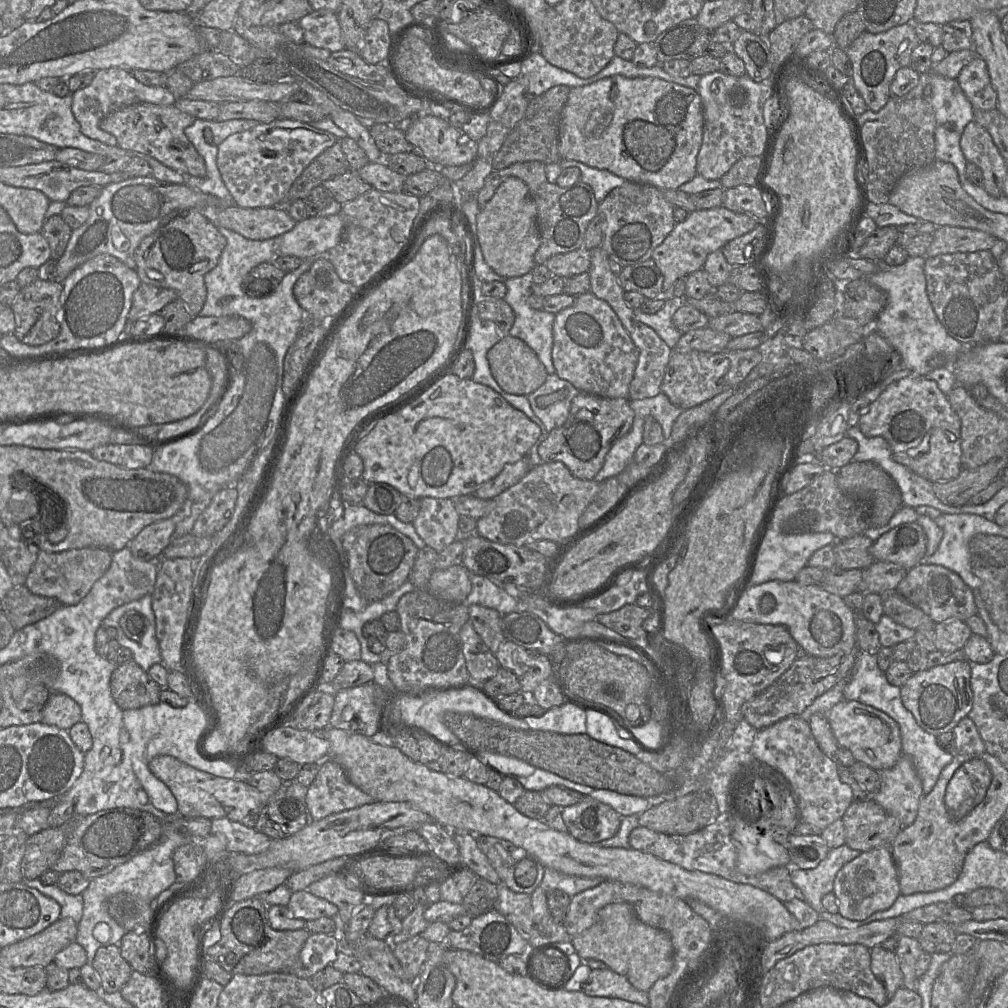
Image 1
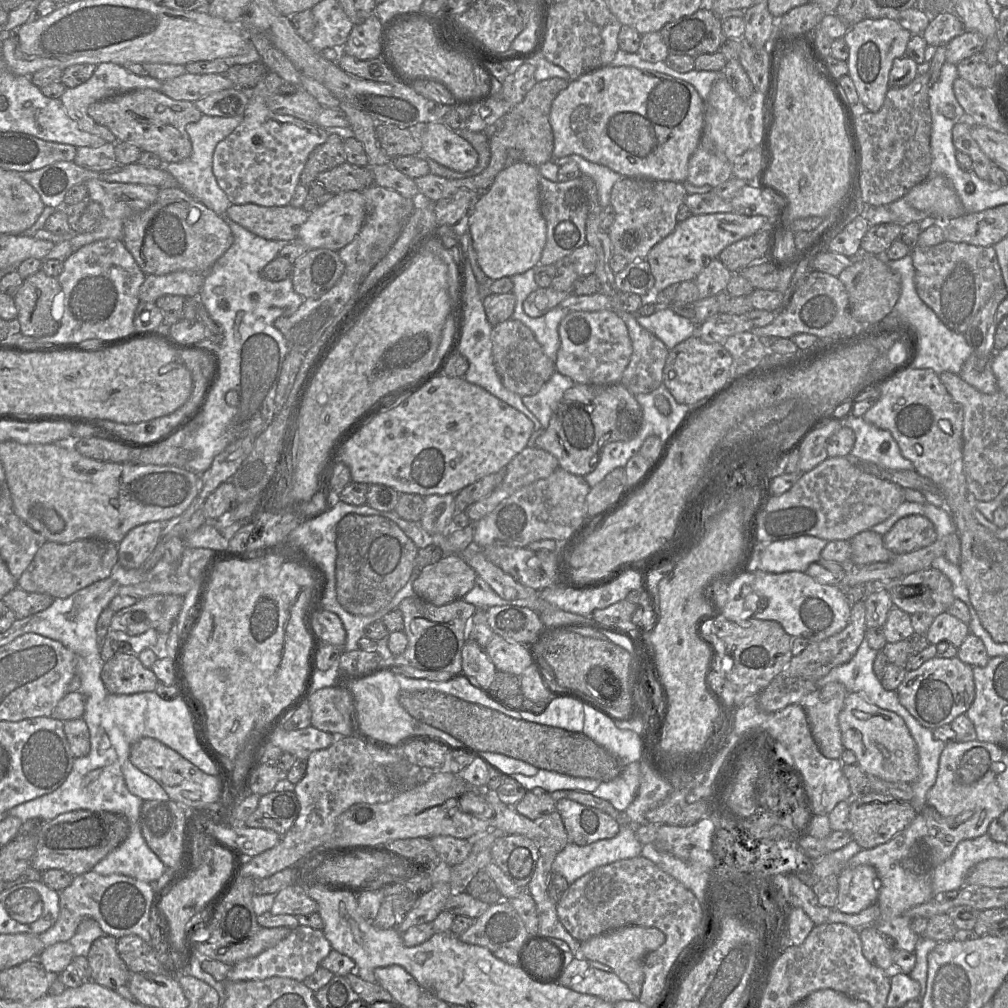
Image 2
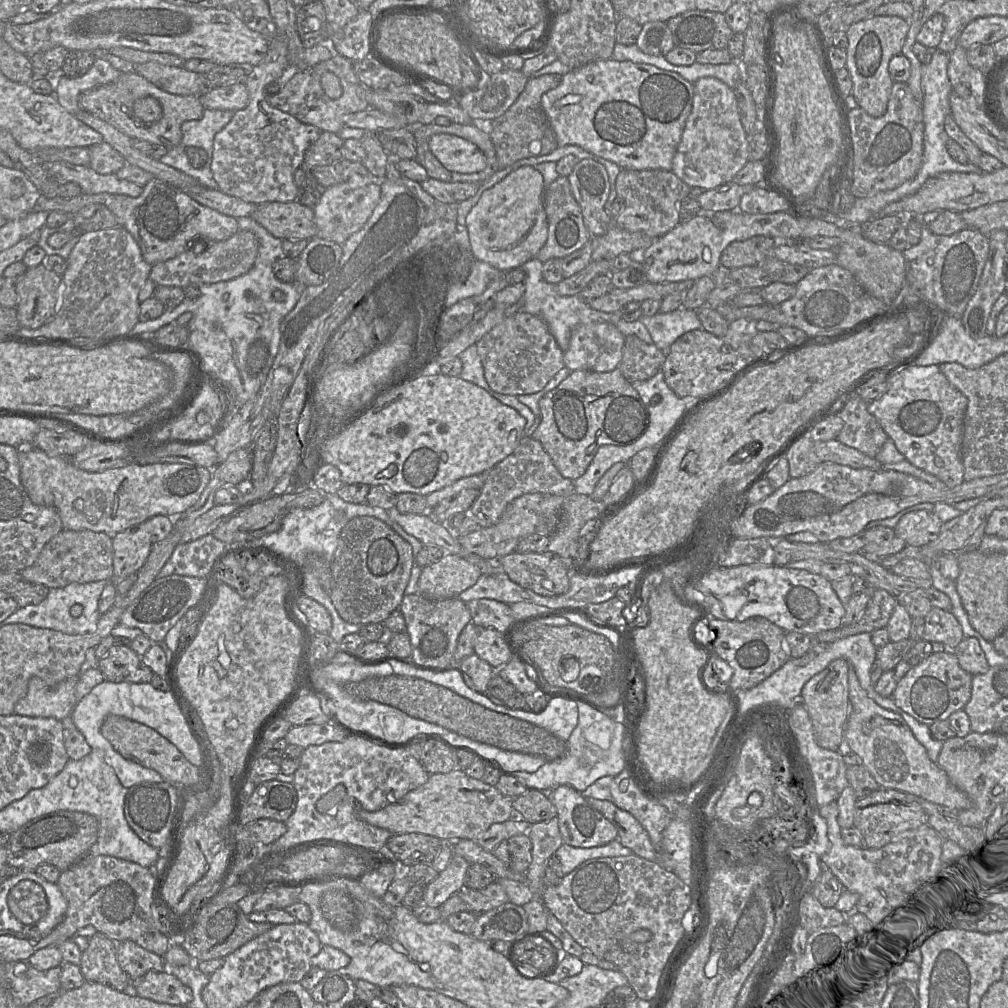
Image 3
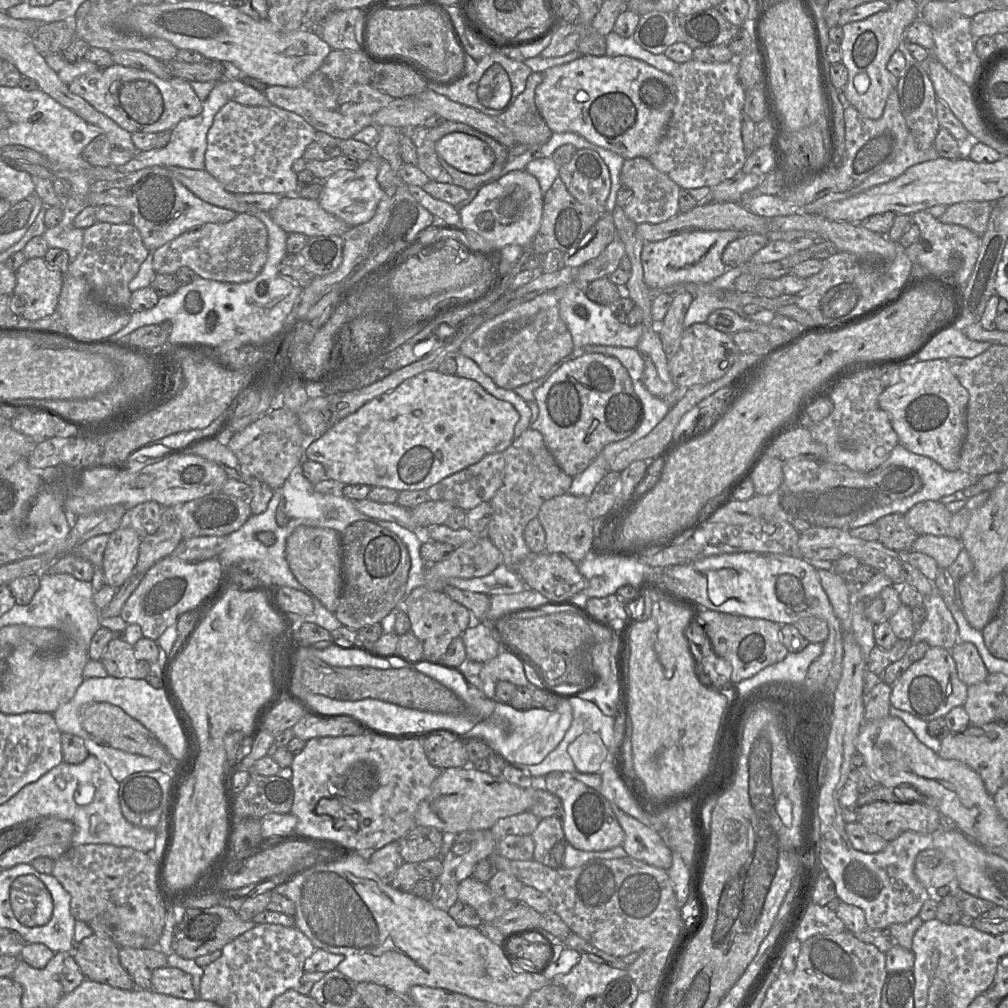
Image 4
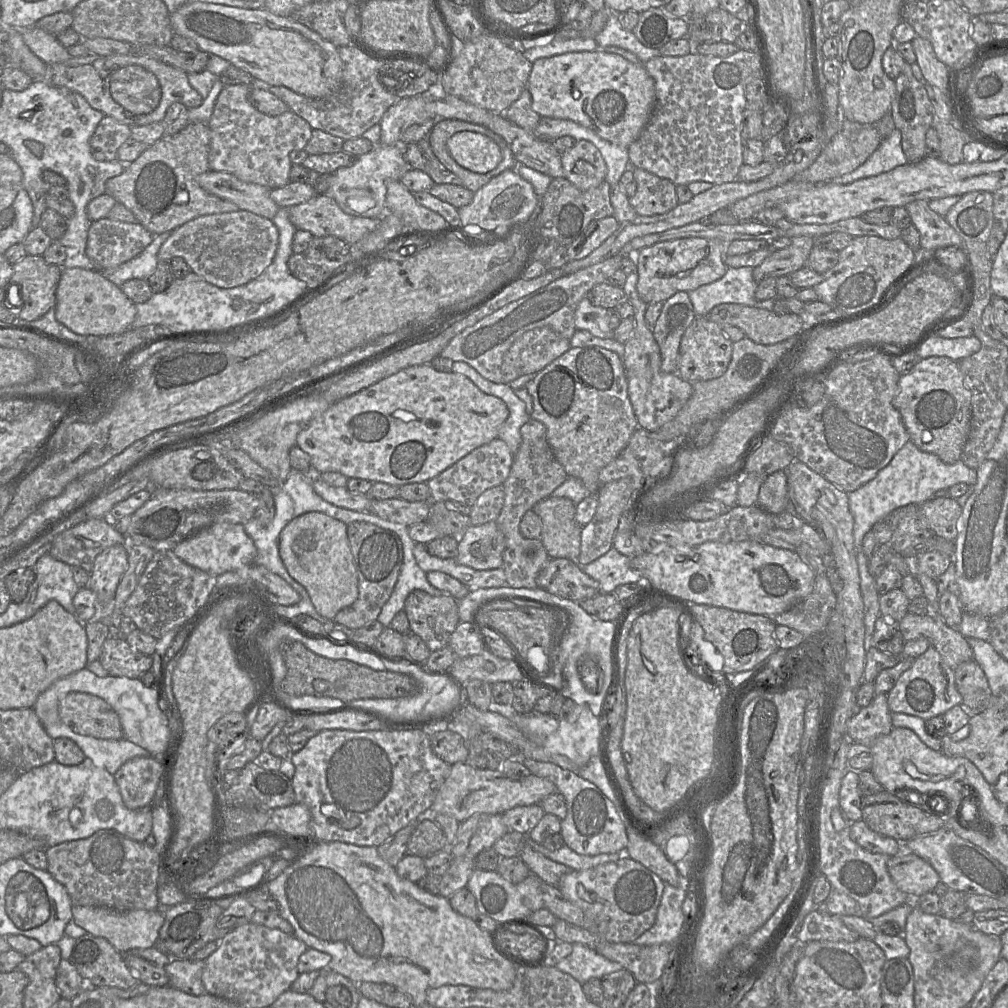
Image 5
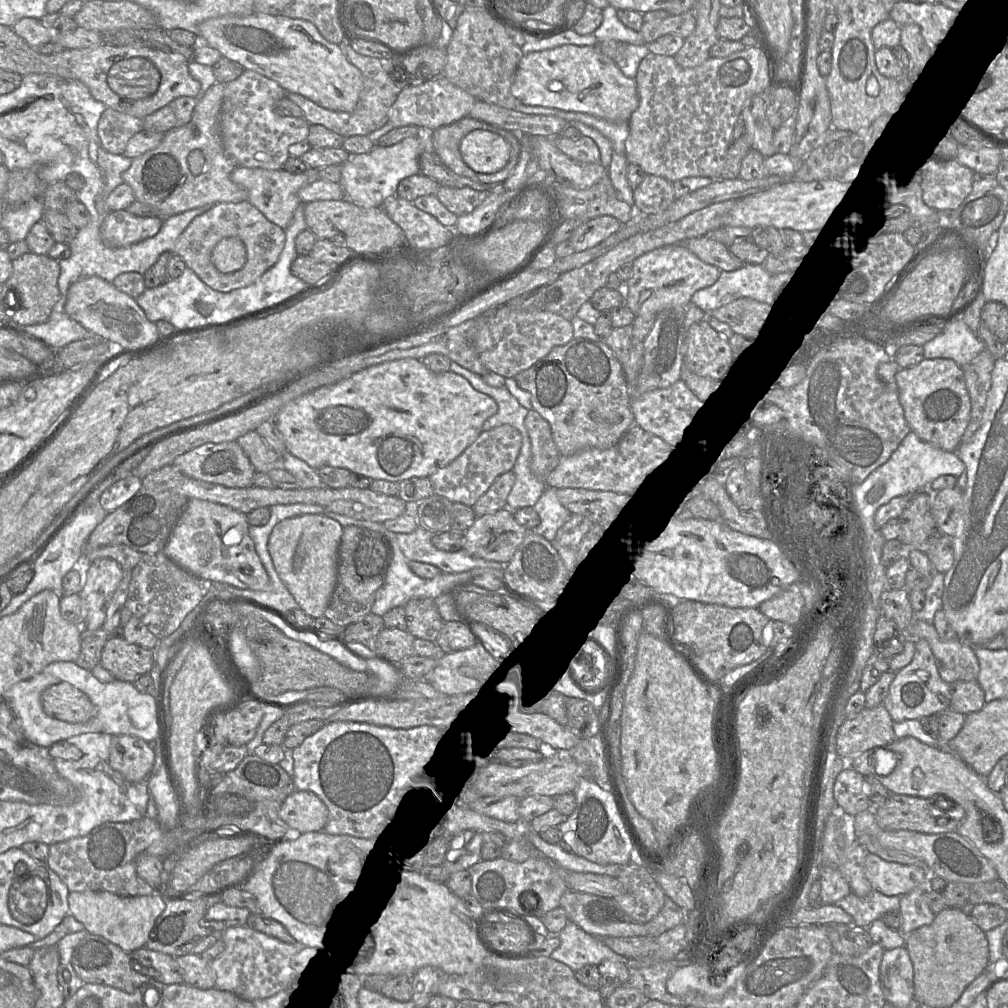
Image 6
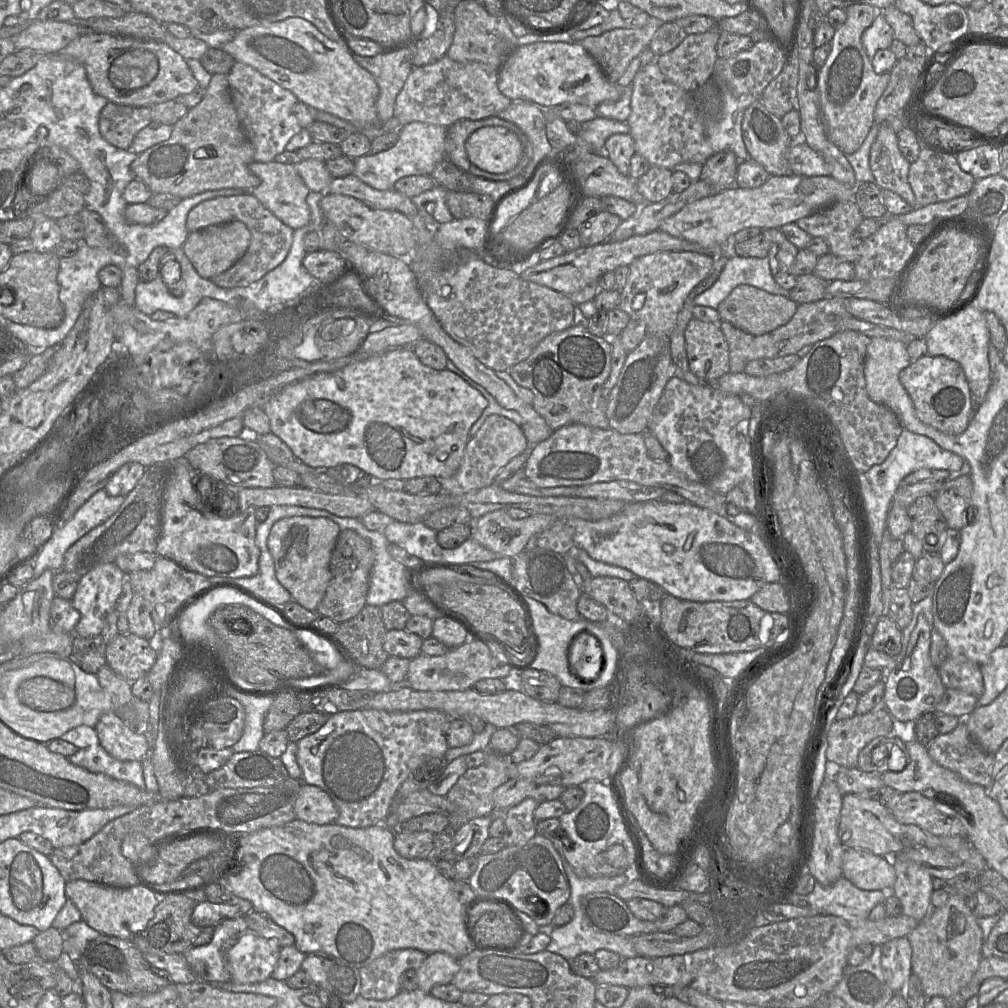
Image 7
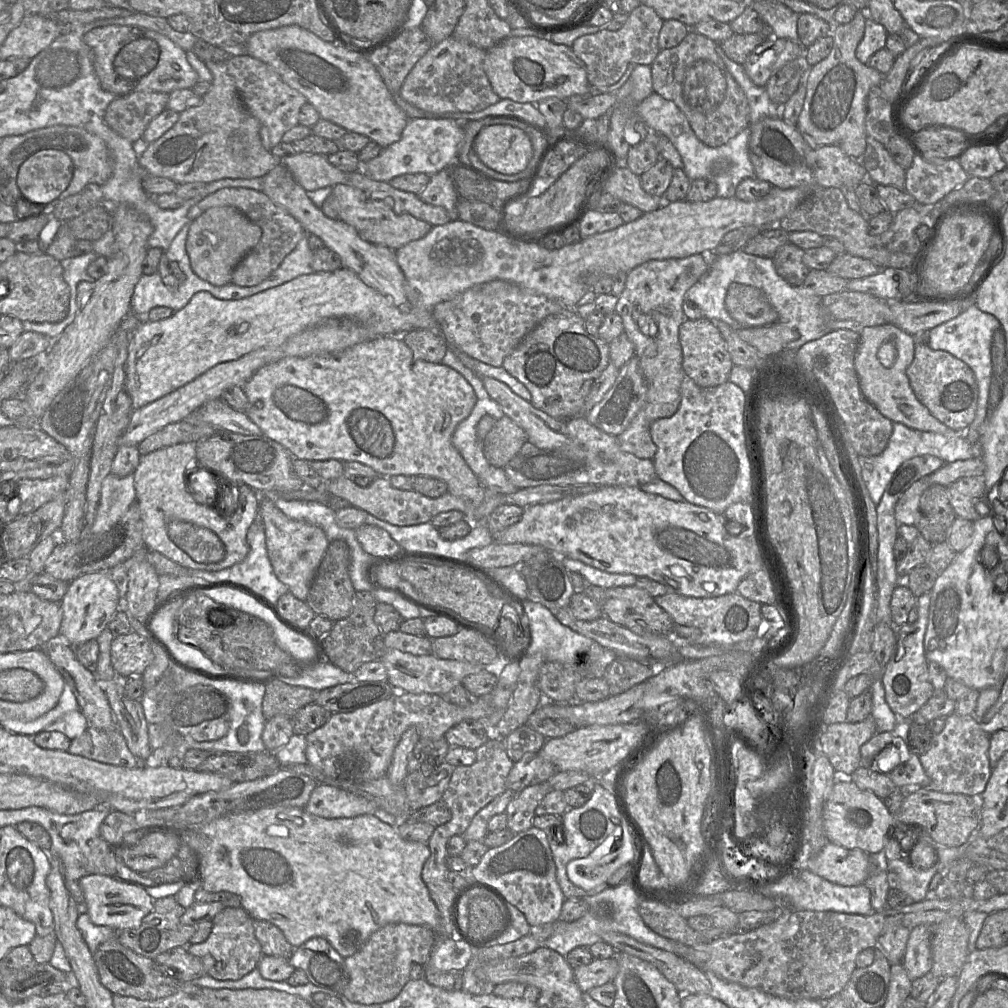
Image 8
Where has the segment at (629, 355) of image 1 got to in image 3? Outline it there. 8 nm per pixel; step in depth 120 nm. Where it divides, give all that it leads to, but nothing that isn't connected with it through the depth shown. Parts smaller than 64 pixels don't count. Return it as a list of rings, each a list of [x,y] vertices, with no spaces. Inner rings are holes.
[[[594,322],[579,324],[573,328],[569,348],[564,352],[565,367],[571,371],[591,370],[596,372],[610,372],[619,367],[626,336],[613,324]]]

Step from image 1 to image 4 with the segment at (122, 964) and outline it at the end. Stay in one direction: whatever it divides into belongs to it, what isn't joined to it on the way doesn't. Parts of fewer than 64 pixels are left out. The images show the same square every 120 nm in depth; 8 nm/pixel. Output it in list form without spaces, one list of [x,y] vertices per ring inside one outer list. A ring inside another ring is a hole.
[[[96,933],[82,939],[72,951],[73,959],[86,979],[132,990],[134,981],[119,960],[119,946]]]

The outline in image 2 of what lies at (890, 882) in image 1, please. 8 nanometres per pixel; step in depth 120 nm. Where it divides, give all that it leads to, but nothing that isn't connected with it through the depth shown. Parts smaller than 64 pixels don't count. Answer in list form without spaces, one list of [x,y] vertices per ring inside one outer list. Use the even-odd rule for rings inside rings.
[[[859,865],[843,869],[838,875],[838,896],[835,909],[857,914],[876,903],[880,881],[875,868]]]

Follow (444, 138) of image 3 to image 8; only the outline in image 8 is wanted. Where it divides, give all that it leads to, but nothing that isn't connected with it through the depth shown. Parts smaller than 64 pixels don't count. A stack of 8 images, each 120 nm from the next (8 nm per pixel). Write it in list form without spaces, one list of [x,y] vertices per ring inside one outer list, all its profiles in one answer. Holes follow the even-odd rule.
[[[499,124],[485,127],[479,132],[474,140],[474,152],[492,170],[514,175],[527,169],[533,146],[523,130]]]

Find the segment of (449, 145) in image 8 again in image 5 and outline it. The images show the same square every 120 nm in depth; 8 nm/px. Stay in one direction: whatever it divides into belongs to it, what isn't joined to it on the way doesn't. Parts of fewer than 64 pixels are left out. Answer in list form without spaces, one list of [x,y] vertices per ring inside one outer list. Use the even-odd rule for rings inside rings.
[[[375,145],[370,152],[357,157],[352,165],[339,168],[333,173],[329,195],[349,215],[379,218],[385,213],[386,181],[400,181],[408,170],[410,166],[404,159],[402,146]]]

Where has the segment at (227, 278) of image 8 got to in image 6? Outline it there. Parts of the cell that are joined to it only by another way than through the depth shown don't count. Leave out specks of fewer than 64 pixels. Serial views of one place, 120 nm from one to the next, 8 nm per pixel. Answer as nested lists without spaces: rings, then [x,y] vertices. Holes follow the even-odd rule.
[[[236,237],[222,239],[213,249],[211,261],[215,268],[222,273],[235,272],[246,263],[246,248]]]

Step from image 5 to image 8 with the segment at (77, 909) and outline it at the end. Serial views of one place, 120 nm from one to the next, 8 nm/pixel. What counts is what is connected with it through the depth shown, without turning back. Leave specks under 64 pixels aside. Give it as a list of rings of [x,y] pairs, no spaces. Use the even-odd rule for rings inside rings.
[[[101,874],[83,876],[80,886],[84,894],[88,915],[98,926],[109,926],[117,931],[138,928],[143,918],[154,909],[153,898],[144,890],[117,877]]]

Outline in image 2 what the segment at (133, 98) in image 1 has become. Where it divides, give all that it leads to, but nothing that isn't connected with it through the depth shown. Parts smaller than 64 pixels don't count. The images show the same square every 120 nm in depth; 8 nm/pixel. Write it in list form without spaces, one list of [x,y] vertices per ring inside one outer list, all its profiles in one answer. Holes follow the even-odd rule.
[[[108,62],[98,64],[91,78],[85,83],[75,88],[66,88],[60,100],[62,101],[68,116],[74,120],[82,130],[97,135],[103,138],[106,142],[117,143],[118,141],[115,135],[107,127],[98,124],[89,116],[88,107],[95,102],[106,100],[135,90],[149,88],[161,91],[161,87],[162,82],[153,77],[139,76],[127,71],[121,65]]]

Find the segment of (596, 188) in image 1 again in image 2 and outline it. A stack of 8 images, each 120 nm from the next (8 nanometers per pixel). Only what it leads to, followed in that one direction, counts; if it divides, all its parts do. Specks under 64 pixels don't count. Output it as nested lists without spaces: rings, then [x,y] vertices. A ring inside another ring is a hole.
[[[571,154],[557,159],[553,158],[552,160],[559,167],[569,162],[576,162],[581,175],[587,175],[595,181],[601,207],[610,205],[612,188],[615,182],[623,177],[621,174],[607,166],[591,162],[578,154]]]

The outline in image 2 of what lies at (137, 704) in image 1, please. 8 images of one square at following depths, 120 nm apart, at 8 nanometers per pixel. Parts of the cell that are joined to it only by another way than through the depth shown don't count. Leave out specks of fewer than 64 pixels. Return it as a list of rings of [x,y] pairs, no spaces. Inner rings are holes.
[[[116,652],[115,655],[105,662],[101,679],[109,694],[130,695],[141,692],[155,691],[159,683],[153,671],[142,665],[136,655]]]

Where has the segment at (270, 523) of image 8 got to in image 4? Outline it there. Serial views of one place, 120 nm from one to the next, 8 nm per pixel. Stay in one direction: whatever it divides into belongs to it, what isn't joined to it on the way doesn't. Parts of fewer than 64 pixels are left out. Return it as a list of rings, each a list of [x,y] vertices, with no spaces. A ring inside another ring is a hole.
[[[300,525],[287,538],[285,557],[295,578],[308,588],[328,611],[335,613],[343,585],[341,534],[330,528]]]

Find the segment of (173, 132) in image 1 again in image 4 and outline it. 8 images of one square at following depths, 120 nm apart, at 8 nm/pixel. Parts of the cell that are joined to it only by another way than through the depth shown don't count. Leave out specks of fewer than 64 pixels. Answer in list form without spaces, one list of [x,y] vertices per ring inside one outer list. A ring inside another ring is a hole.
[[[116,63],[85,73],[68,86],[72,93],[130,133],[172,131],[182,119],[196,117],[203,109],[202,101],[187,80],[174,76],[161,79],[149,71]]]

